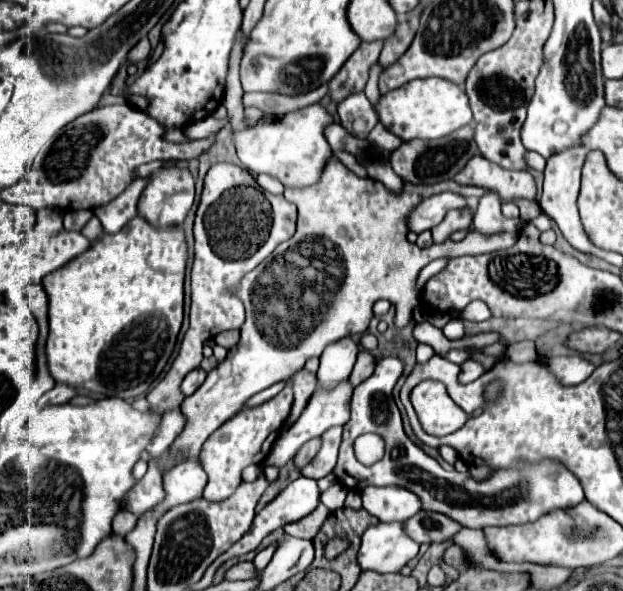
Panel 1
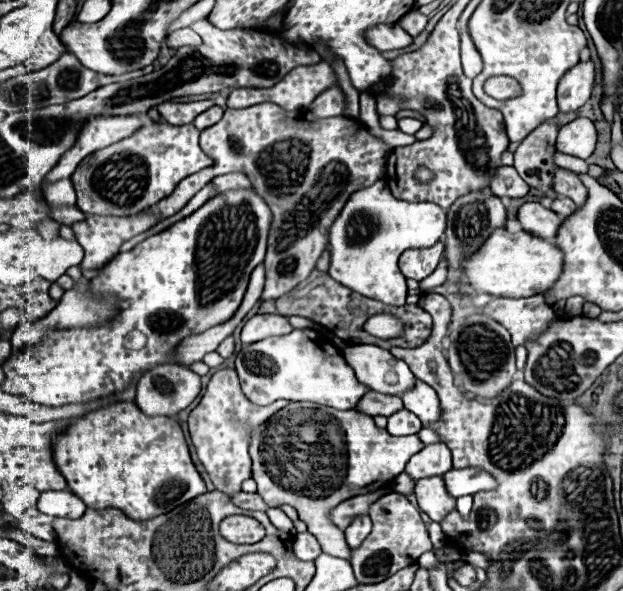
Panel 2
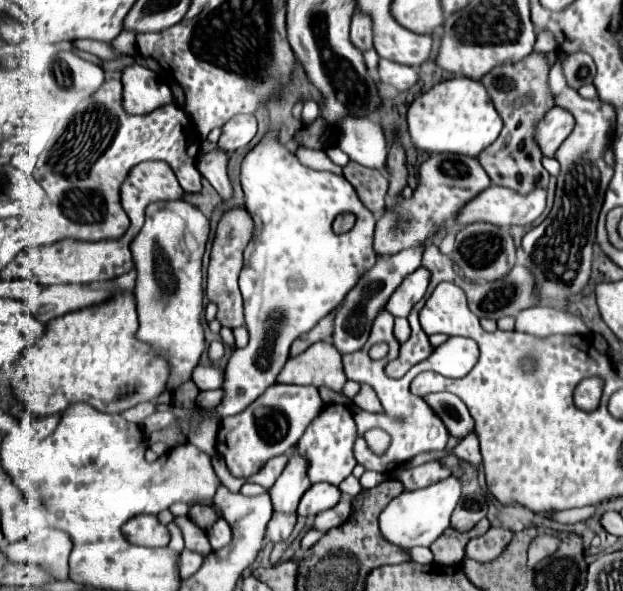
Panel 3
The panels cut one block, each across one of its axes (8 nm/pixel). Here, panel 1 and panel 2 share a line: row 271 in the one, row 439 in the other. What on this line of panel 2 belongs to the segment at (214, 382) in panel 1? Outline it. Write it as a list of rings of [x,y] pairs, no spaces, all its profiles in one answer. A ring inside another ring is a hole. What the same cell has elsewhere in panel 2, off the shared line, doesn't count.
[[[288,404],[266,426],[254,432],[250,444],[254,480],[266,504],[294,506],[298,518],[308,524],[308,532],[318,538],[322,550],[344,560],[350,560],[352,554],[346,540],[342,544],[344,532],[332,524],[330,510],[348,498],[386,486],[424,448],[418,434],[394,438],[366,414],[358,414],[356,410],[340,412],[314,404]]]

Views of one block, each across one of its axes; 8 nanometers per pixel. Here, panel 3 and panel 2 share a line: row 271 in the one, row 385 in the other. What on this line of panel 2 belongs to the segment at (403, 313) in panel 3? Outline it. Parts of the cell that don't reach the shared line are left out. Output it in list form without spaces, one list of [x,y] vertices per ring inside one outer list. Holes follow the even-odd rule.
[[[416,380],[416,388],[402,394],[402,400],[404,400],[404,408],[410,410],[412,414],[416,414],[422,420],[422,424],[432,424],[432,422],[440,420],[438,396],[424,382]]]

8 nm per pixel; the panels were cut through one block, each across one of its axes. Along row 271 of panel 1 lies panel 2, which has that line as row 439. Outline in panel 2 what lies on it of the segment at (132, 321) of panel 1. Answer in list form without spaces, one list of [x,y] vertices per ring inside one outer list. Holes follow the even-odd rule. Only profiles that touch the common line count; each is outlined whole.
[[[120,402],[86,414],[86,418],[74,418],[70,430],[54,442],[54,462],[62,470],[68,490],[84,500],[88,508],[104,510],[118,508],[130,520],[150,520],[174,510],[176,506],[206,492],[206,484],[196,470],[184,432],[176,418],[150,418],[138,410],[136,404]]]

